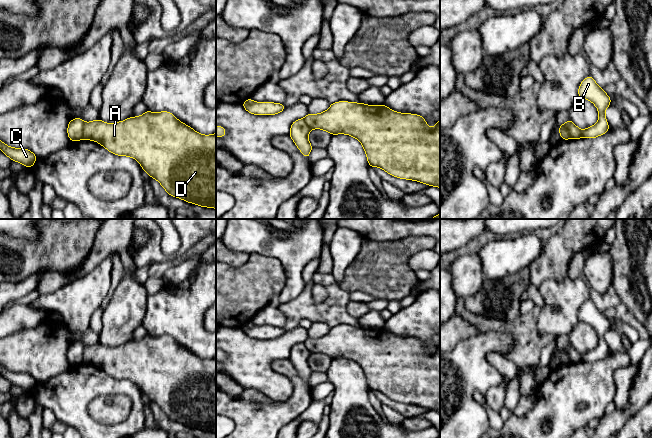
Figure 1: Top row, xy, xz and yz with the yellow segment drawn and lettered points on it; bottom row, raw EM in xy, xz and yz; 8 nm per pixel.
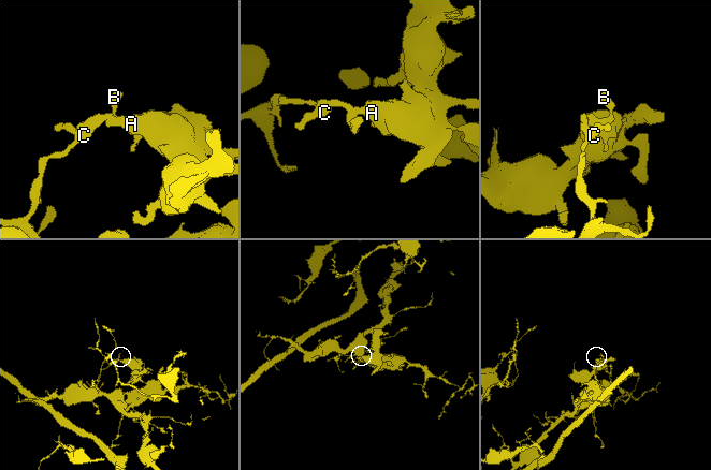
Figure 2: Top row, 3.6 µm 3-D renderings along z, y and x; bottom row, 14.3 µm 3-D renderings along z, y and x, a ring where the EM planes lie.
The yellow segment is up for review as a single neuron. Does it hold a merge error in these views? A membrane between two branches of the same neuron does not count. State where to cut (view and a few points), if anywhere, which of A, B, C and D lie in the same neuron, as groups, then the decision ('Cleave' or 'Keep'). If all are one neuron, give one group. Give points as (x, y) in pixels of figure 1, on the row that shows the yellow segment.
Split along xy (85, 123), (82, 137). Groups: A D / B C. Cleave

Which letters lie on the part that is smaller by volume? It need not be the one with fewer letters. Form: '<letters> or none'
A, D

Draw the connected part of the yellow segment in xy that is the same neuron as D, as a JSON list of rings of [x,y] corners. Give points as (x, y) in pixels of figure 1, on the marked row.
[[[147,110],[141,116],[129,117],[114,124],[100,119],[86,122],[83,138],[98,142],[115,155],[134,158],[140,163],[142,169],[156,179],[172,197],[178,197],[201,207],[216,209],[216,133],[203,135],[179,121],[168,111],[153,113]]]

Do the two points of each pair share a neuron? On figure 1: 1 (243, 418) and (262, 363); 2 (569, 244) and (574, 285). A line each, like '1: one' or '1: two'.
1: two
2: two

